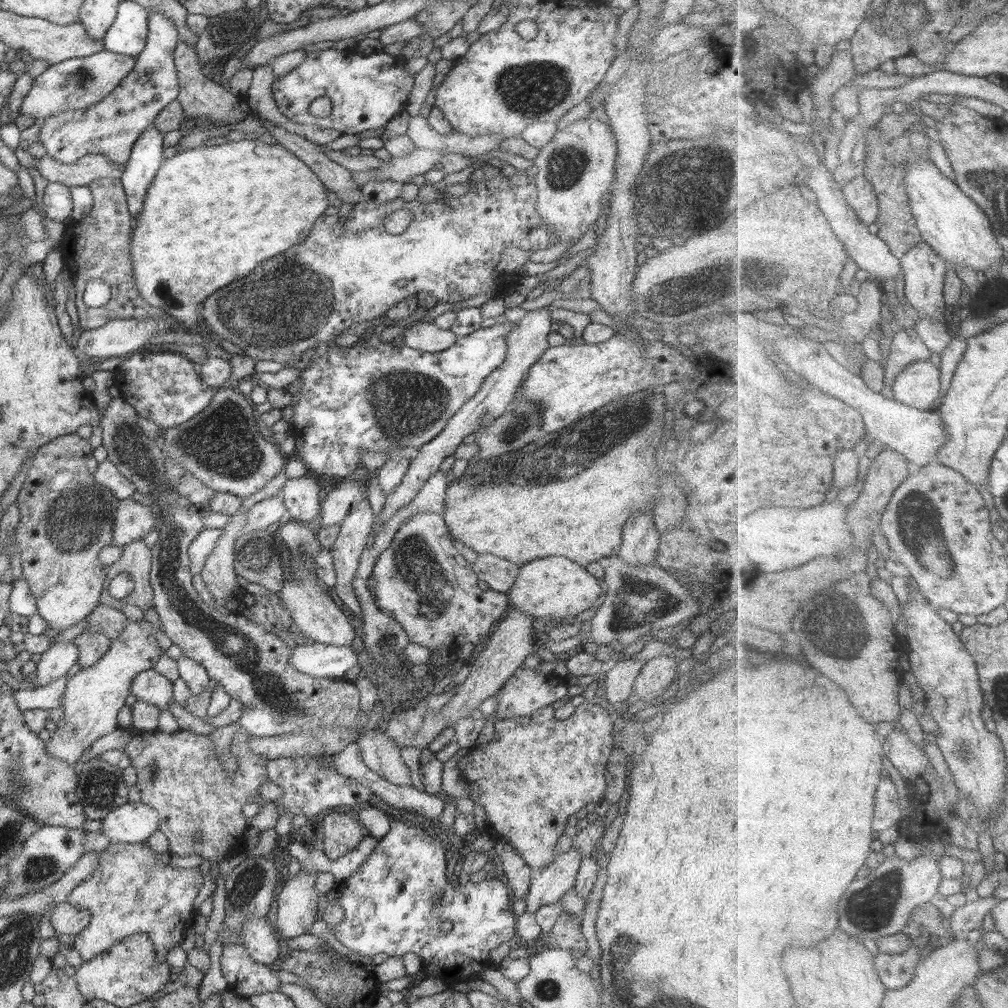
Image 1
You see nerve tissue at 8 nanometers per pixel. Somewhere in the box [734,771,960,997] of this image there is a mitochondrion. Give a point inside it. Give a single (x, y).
(872, 906)

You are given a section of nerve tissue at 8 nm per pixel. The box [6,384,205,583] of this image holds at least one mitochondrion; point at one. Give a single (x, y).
(76, 522)

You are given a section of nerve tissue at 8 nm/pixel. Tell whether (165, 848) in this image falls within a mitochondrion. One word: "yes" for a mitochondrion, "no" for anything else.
no

